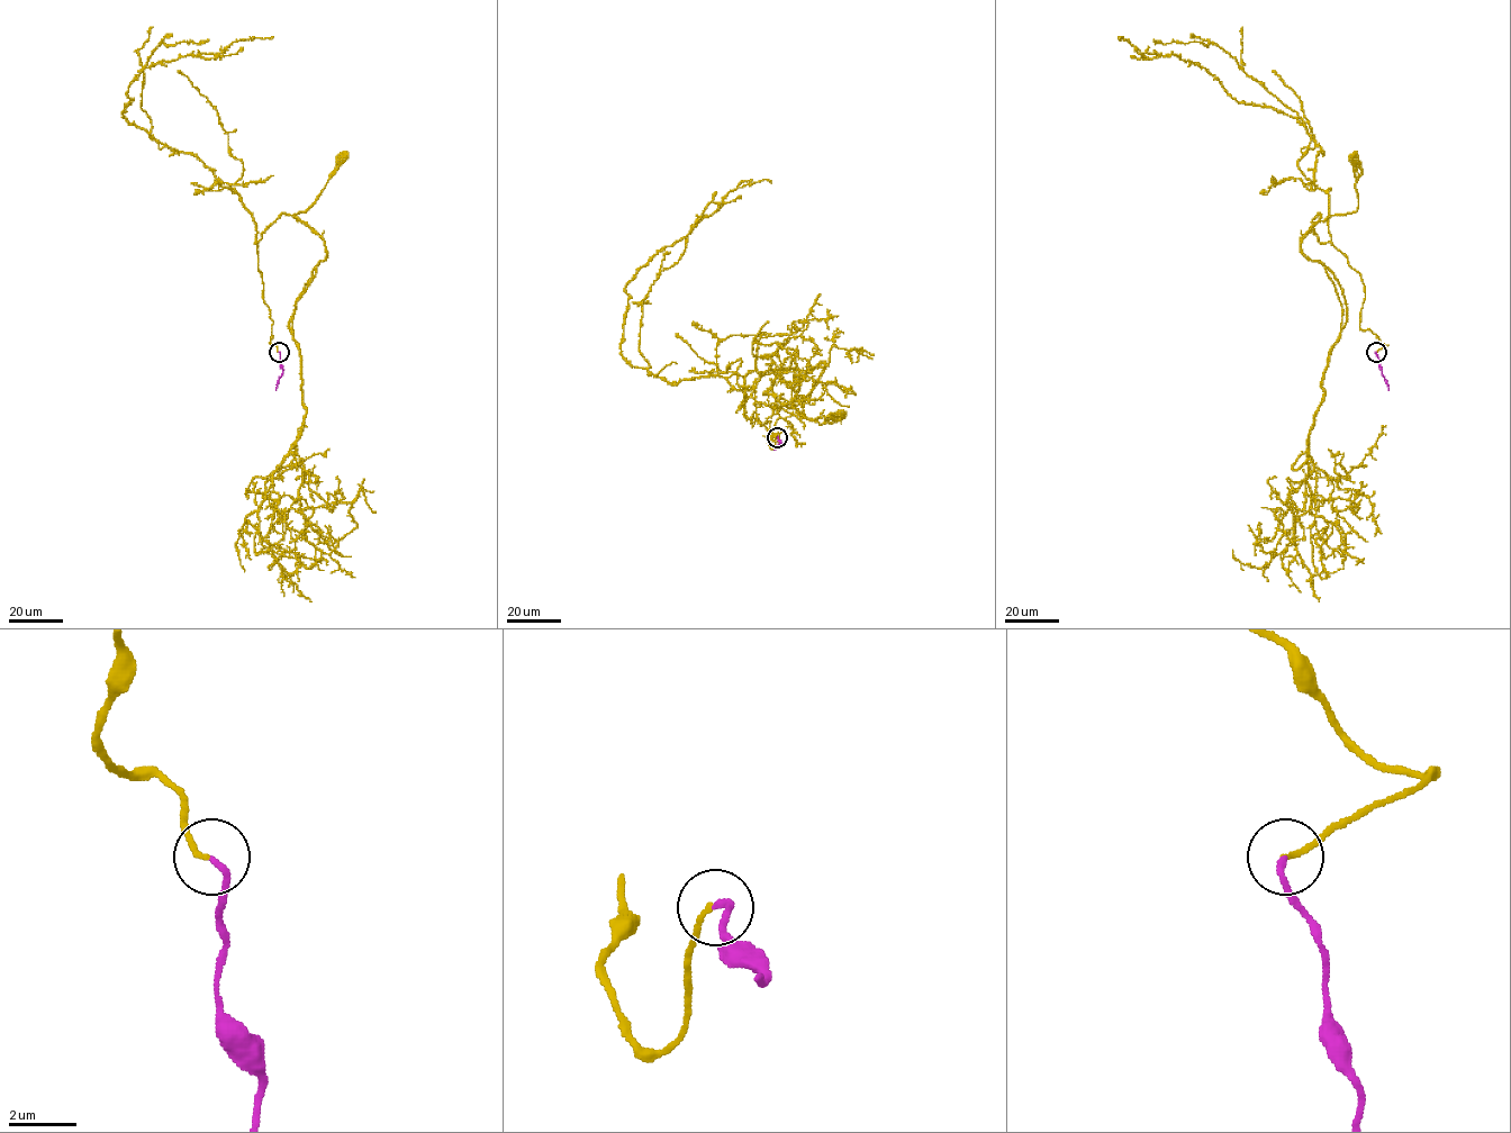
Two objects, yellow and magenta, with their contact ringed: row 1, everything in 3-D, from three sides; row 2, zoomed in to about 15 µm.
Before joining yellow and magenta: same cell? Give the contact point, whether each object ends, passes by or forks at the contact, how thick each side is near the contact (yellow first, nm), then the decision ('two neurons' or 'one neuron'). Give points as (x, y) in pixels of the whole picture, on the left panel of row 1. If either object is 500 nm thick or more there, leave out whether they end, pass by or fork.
at (279, 352); yellow ends there; magenta ends there; 140 nm thick on the yellow side, 170 nm on the other; one neuron

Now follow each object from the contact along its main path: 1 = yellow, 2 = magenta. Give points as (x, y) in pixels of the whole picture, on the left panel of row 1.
1: (279, 351), (270, 343), (273, 322), (255, 243), (282, 214), (299, 220), (293, 215), (316, 200), (342, 160)
2: (279, 351), (283, 372), (276, 390)

